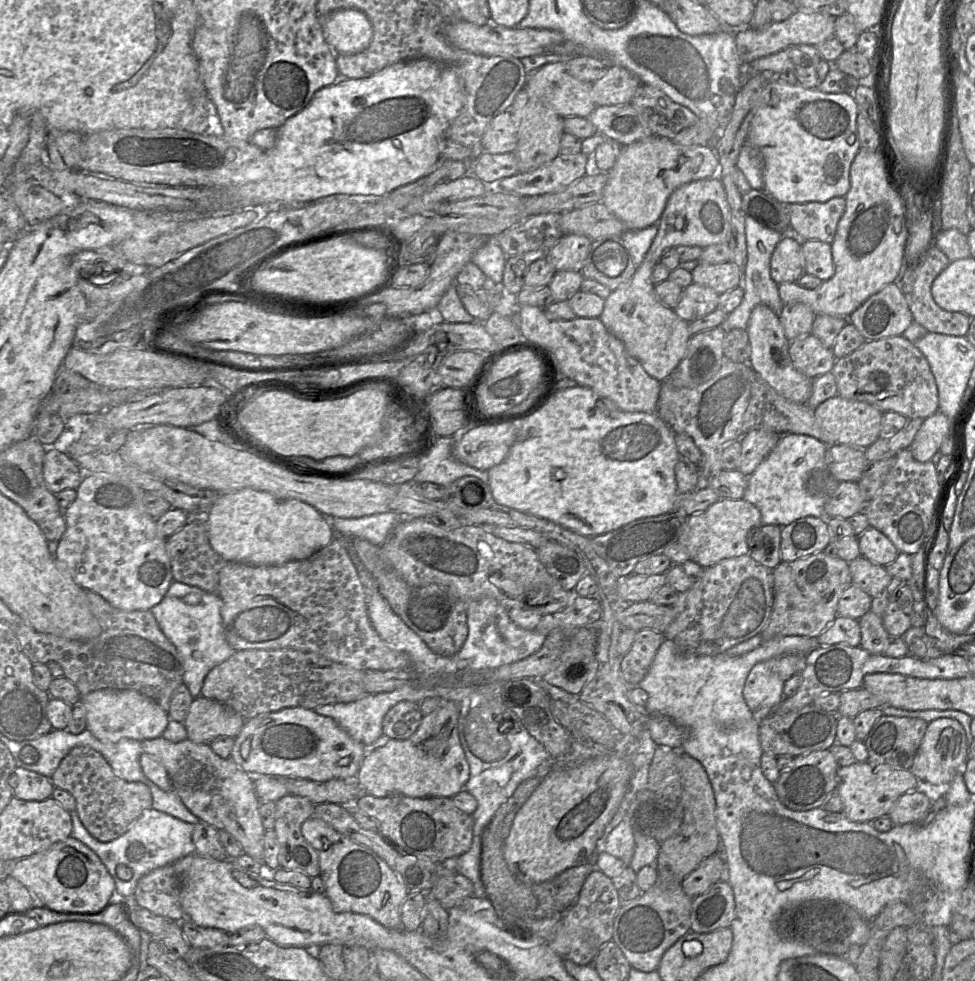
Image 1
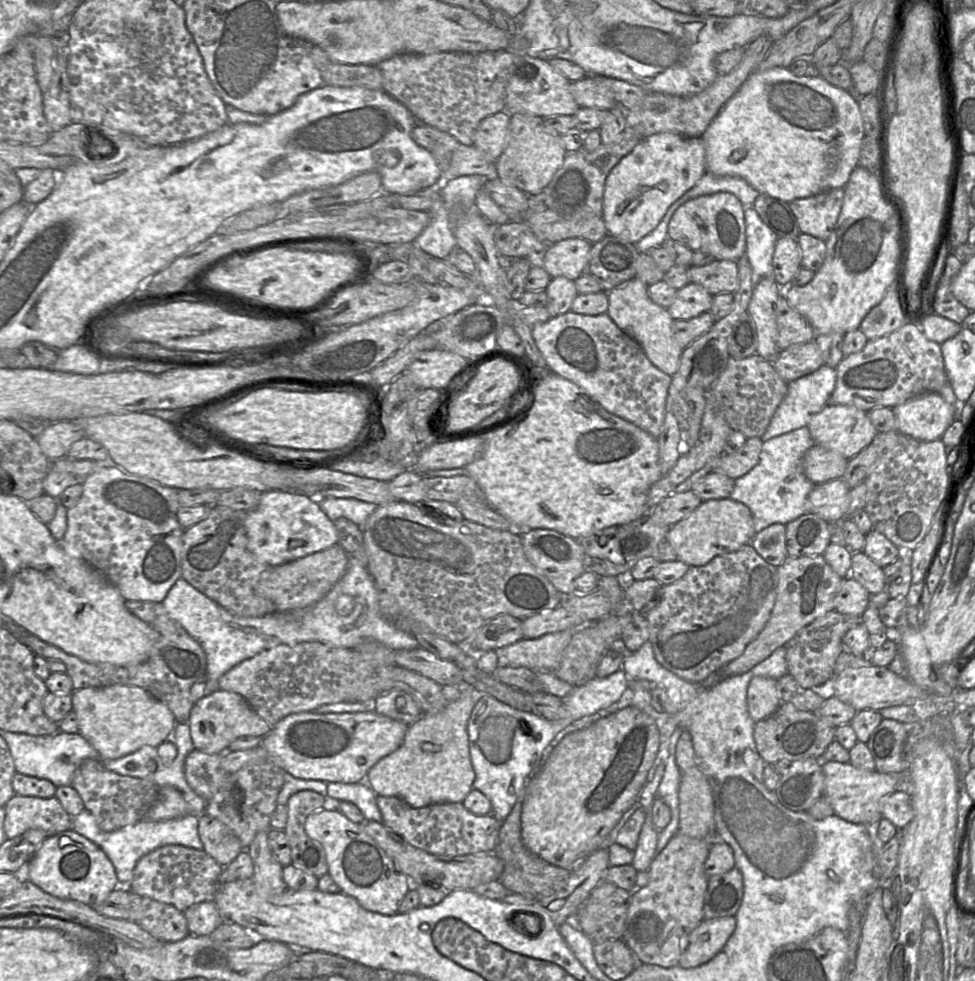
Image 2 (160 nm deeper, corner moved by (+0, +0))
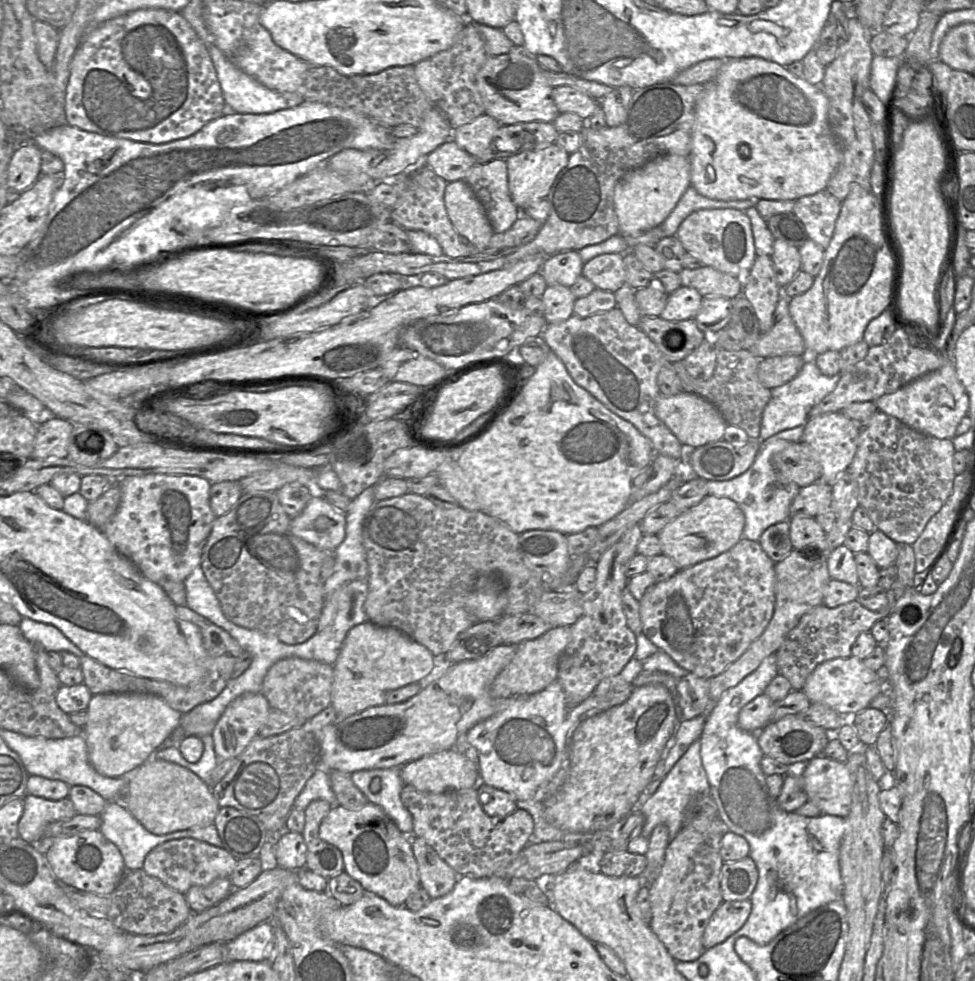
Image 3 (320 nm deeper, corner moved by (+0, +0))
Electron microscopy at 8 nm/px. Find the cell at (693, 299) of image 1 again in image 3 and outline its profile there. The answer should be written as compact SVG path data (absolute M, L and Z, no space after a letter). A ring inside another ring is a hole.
M680 286L669 295L660 317L670 321L694 319L700 310L702 301L703 296L696 289Z

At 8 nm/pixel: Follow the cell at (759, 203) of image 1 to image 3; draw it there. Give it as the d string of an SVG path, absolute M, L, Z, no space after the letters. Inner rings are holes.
M793 212L776 214L765 220L776 240L800 248L809 239L803 223Z

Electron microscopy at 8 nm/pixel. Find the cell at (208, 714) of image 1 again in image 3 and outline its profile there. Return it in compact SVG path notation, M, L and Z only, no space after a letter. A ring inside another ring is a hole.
M244 693L235 698L212 731L218 759L238 758L258 735L269 713L268 700L261 693Z

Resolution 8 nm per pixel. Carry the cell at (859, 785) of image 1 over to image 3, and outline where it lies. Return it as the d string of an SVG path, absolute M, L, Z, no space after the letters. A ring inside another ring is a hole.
M816 756L803 766L800 775L808 801L822 814L843 818L849 815L853 783L845 763Z

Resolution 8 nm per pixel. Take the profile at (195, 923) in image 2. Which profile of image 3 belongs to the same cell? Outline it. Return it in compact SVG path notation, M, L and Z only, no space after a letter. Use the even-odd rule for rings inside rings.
M218 878L206 886L193 886L184 895L192 913L201 913L226 899L232 888L230 878Z

